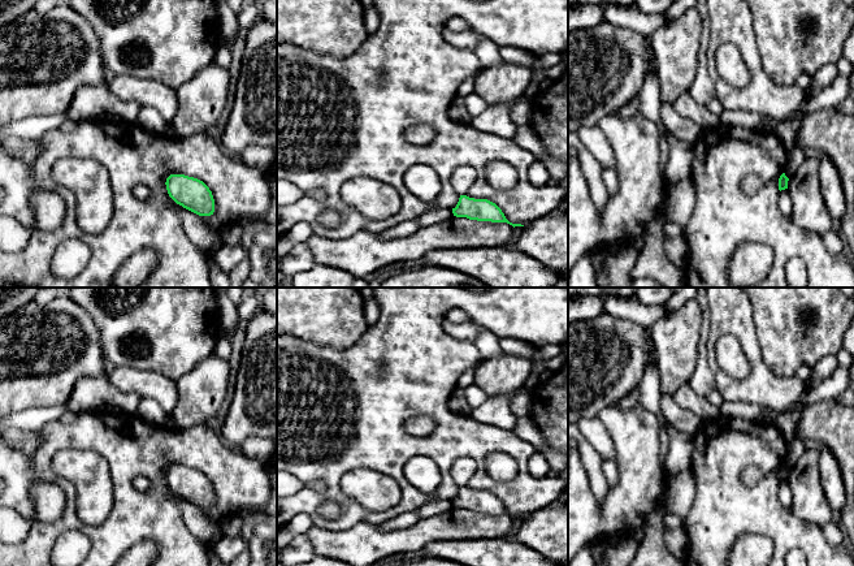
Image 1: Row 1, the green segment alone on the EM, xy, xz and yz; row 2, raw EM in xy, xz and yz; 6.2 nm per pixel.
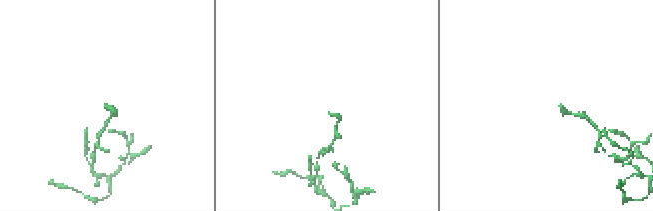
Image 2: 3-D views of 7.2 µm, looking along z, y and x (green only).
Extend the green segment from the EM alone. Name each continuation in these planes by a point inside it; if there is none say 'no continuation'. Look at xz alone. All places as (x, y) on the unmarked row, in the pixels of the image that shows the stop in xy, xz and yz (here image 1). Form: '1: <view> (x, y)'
1: xz (463, 469)

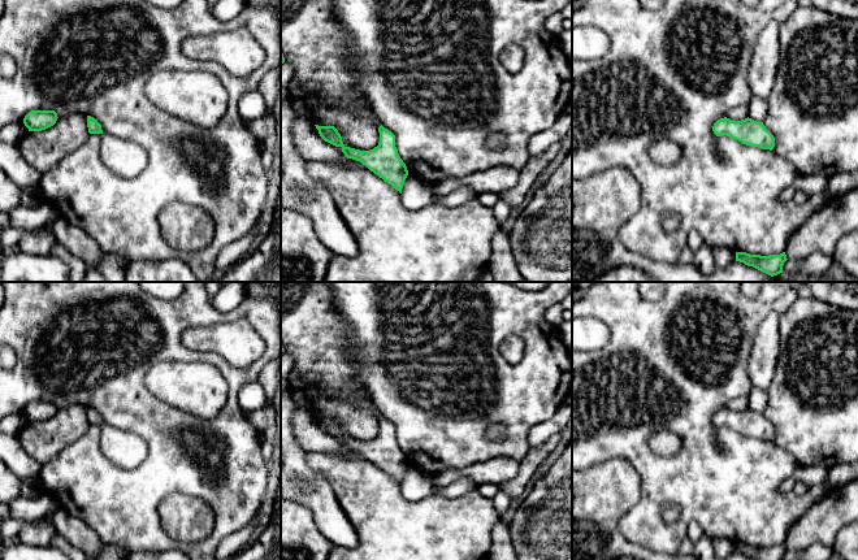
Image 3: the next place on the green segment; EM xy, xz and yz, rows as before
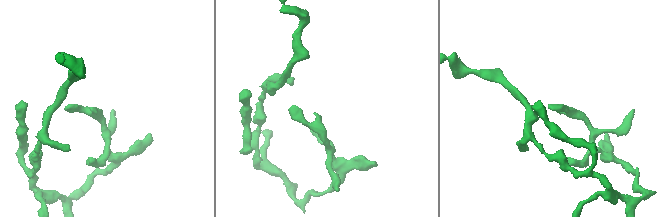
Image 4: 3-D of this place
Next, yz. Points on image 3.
no continuation

